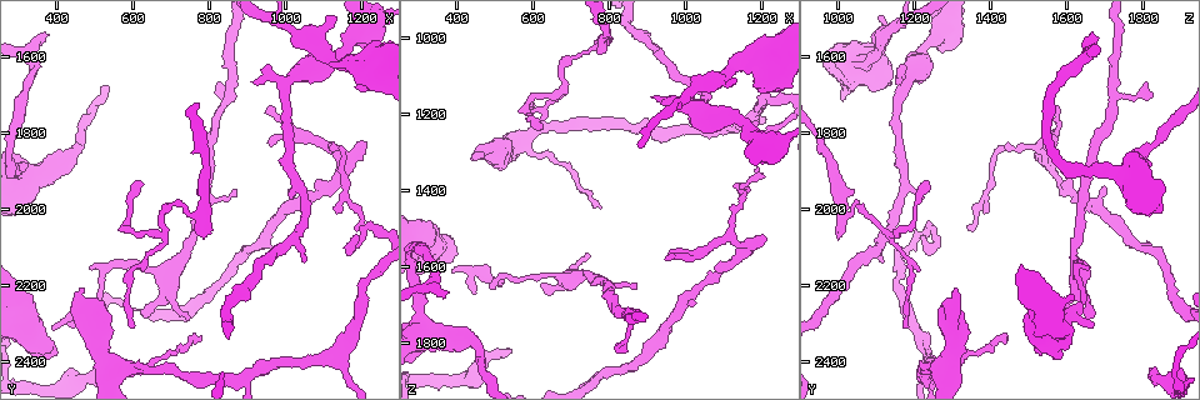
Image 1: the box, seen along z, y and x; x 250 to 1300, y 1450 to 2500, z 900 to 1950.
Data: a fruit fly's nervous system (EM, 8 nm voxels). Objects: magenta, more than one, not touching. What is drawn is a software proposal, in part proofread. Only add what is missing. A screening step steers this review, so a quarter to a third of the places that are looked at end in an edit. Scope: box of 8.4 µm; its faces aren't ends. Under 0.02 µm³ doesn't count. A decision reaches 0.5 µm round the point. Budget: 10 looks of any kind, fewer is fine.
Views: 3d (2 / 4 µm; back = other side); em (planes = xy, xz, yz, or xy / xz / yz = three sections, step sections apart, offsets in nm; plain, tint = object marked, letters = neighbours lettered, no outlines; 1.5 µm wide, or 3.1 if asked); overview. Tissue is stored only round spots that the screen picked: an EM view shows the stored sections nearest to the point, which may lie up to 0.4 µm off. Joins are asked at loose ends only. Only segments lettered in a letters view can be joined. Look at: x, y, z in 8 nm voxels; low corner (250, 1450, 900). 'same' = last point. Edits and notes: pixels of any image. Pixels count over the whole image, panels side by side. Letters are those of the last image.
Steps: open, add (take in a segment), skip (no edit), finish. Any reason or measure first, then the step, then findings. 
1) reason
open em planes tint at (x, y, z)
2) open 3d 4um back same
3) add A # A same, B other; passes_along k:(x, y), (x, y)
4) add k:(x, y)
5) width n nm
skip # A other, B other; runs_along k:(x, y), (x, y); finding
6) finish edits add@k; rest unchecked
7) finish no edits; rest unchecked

an open end
open 3d 4um at (540, 2425, 1825)

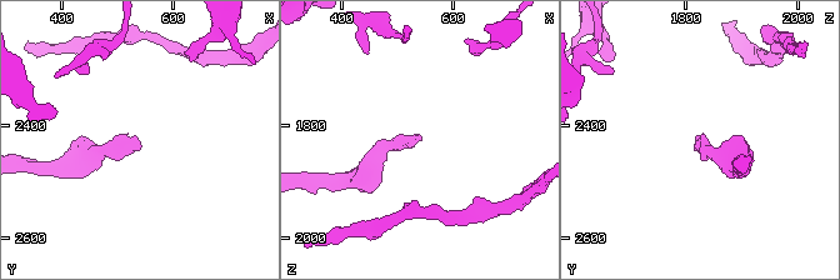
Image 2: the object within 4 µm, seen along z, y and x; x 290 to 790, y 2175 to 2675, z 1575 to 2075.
open em planes plain at (535, 2420, 1820)

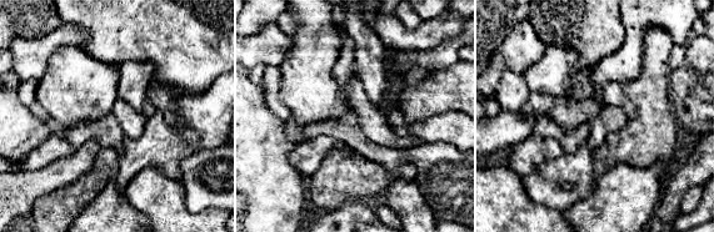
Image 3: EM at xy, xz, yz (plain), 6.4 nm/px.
open em planes letters same

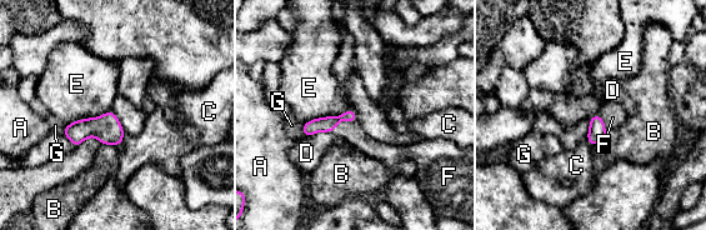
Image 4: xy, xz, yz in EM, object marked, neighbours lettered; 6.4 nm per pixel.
add F # A other, B other, C other, D other, E other, F same, G other; passes_along 4:(326, 124), (343, 120), (352, 133); the neuron continues

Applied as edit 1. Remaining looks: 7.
branch stops here
open 3d 4um at (920, 1670, 1155)

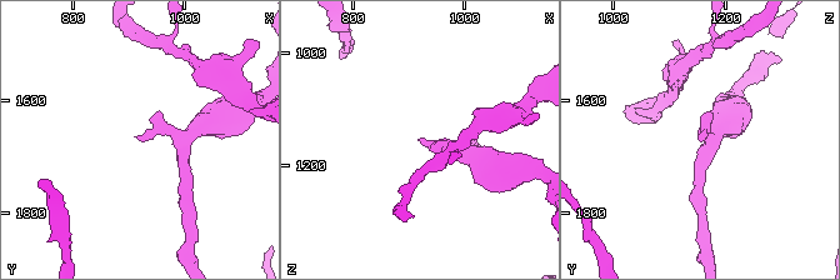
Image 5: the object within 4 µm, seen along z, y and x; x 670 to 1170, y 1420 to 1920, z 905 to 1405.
shape alone is not enough
open em planes letters at (920, 1665, 1155)

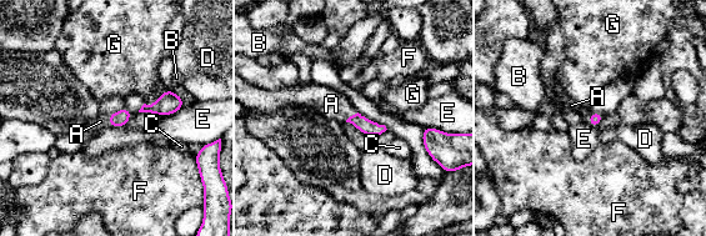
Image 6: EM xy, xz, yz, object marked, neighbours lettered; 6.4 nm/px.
add A # A same, B other, C other, D other, E other, F other, G other; passes_along 6:(362, 124), (352, 115), (331, 104); it goes on there

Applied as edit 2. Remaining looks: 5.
an open end
open em xy step 8 letters at (370, 1540, 1665)

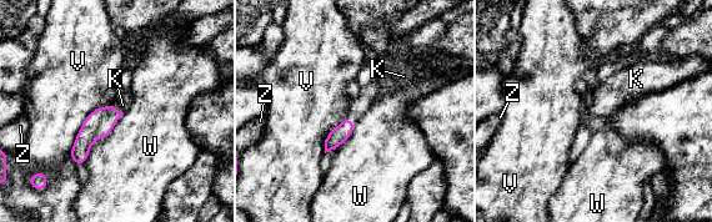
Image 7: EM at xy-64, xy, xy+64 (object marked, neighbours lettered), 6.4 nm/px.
open em planes letters same

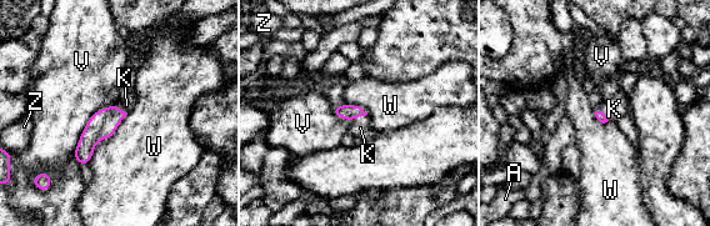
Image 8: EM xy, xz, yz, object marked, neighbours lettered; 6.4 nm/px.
longest_contact V 480 nm
add K # A other, K same, V other, W other, Z other; the neuron continues

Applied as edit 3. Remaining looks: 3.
branch stops here
open 3d 2um at (780, 2075, 995)

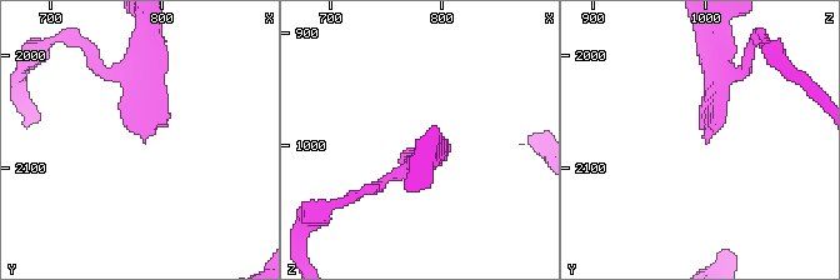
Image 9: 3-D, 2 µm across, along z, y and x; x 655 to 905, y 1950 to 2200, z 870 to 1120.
open em xz step 4 tint at (780, 2072, 1000)

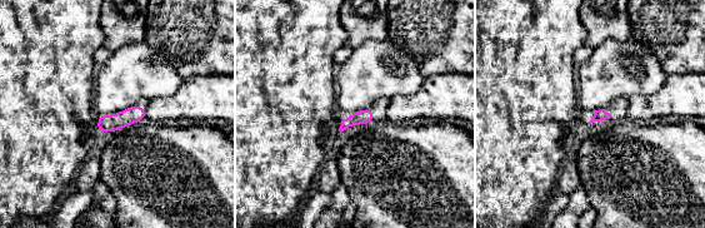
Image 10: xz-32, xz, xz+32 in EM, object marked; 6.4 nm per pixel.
open em planes letters same

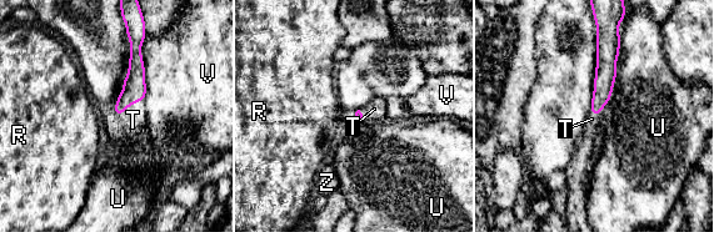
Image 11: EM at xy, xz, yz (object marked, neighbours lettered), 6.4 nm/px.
longest_contact V 440 nm
add T # R other, T same, U other, V other, Z other; passes_along 11:(134, 89), (130, 105), (133, 120); it goes on there

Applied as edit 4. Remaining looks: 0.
finish edits add@4, add@6, add@8, add@11; rest unchecked

